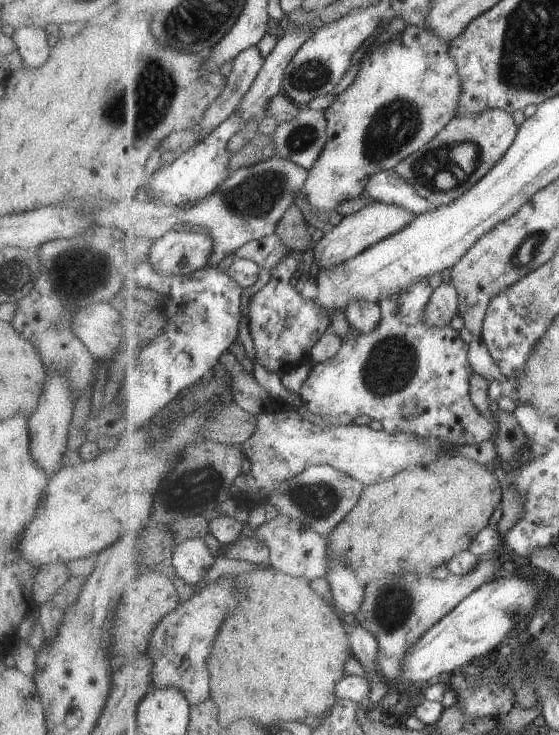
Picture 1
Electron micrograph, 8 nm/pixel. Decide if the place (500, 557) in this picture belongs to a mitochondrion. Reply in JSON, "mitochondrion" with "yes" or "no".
{"mitochondrion":"no"}

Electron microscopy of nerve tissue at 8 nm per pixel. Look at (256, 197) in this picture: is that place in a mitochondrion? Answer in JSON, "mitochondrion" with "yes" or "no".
{"mitochondrion":"yes"}

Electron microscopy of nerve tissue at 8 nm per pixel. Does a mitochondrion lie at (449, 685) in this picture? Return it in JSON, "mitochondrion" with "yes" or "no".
{"mitochondrion":"no"}

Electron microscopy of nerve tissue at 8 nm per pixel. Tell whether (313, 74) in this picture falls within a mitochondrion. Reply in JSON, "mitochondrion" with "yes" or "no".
{"mitochondrion":"yes"}

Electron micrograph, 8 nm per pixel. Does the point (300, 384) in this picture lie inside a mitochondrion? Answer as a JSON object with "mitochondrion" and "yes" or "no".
{"mitochondrion":"no"}

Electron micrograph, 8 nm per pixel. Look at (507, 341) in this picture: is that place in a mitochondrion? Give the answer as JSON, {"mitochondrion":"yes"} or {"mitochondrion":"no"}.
{"mitochondrion":"no"}

